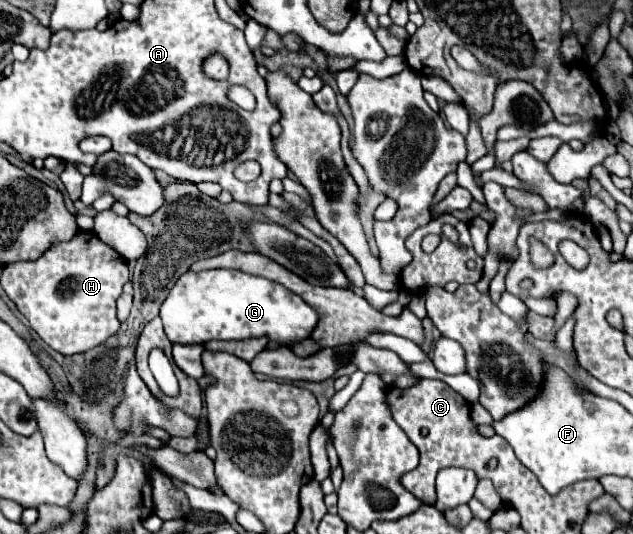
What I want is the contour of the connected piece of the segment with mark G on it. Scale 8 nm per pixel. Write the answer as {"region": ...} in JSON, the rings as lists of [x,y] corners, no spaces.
{"region":[[[203,270],[179,276],[161,306],[161,320],[167,338],[181,344],[255,336],[269,336],[281,344],[291,344],[307,338],[319,318],[297,294],[277,282],[237,270]]]}

